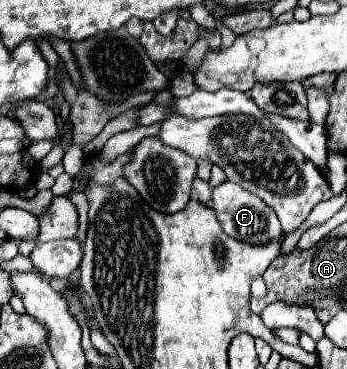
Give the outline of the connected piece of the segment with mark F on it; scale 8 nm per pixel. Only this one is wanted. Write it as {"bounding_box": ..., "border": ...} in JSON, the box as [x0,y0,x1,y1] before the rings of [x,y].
{"bounding_box":[213,182,283,244],"border":[[[223,182],[217,188],[213,188],[213,208],[223,230],[235,240],[243,240],[247,244],[265,244],[269,240],[279,240],[283,236],[277,214],[271,210],[271,222],[269,222],[267,220],[269,206],[259,196],[243,190],[235,182]]]}

